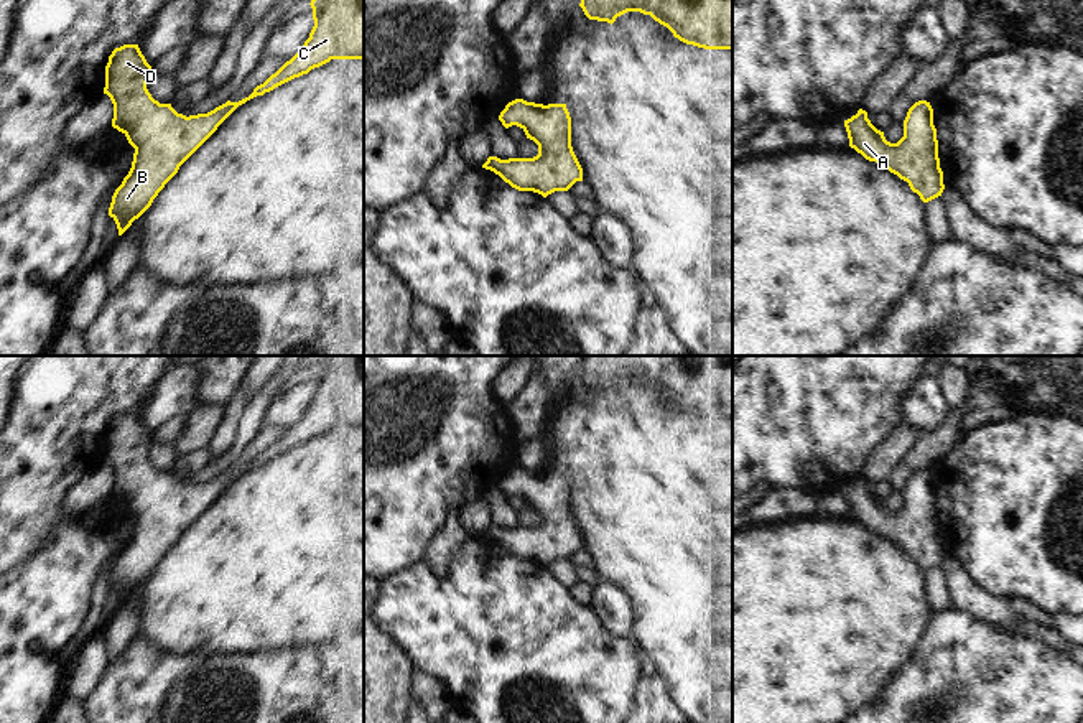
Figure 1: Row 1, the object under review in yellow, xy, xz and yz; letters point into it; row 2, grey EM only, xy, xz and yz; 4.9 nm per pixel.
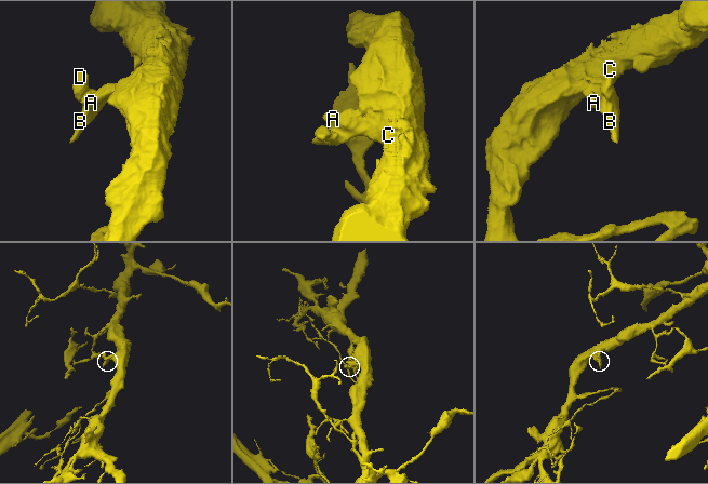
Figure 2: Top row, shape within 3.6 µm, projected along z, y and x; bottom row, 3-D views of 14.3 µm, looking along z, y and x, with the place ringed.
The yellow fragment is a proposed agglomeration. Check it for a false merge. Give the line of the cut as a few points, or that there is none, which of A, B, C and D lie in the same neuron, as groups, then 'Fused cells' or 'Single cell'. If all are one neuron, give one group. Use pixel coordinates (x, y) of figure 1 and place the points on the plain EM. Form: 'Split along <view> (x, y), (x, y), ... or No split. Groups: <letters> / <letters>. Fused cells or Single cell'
No split. Groups: A B C D. Single cell.

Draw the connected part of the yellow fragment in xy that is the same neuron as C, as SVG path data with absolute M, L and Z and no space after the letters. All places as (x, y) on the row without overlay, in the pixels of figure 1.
M329 356L324 364L314 364L309 374L313 377L314 395L301 418L263 453L257 455L249 466L239 471L227 469L207 483L186 486L178 483L171 473L155 469L146 458L151 435L146 431L138 413L123 413L112 420L105 435L104 463L114 473L112 496L122 501L135 517L132 537L115 558L109 576L109 585L115 590L119 604L151 575L153 568L178 542L179 535L239 474L295 446L308 443L331 428L364 428L364 356Z

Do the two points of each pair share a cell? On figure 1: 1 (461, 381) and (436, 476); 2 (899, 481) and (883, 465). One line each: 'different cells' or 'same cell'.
1: same cell
2: different cells

